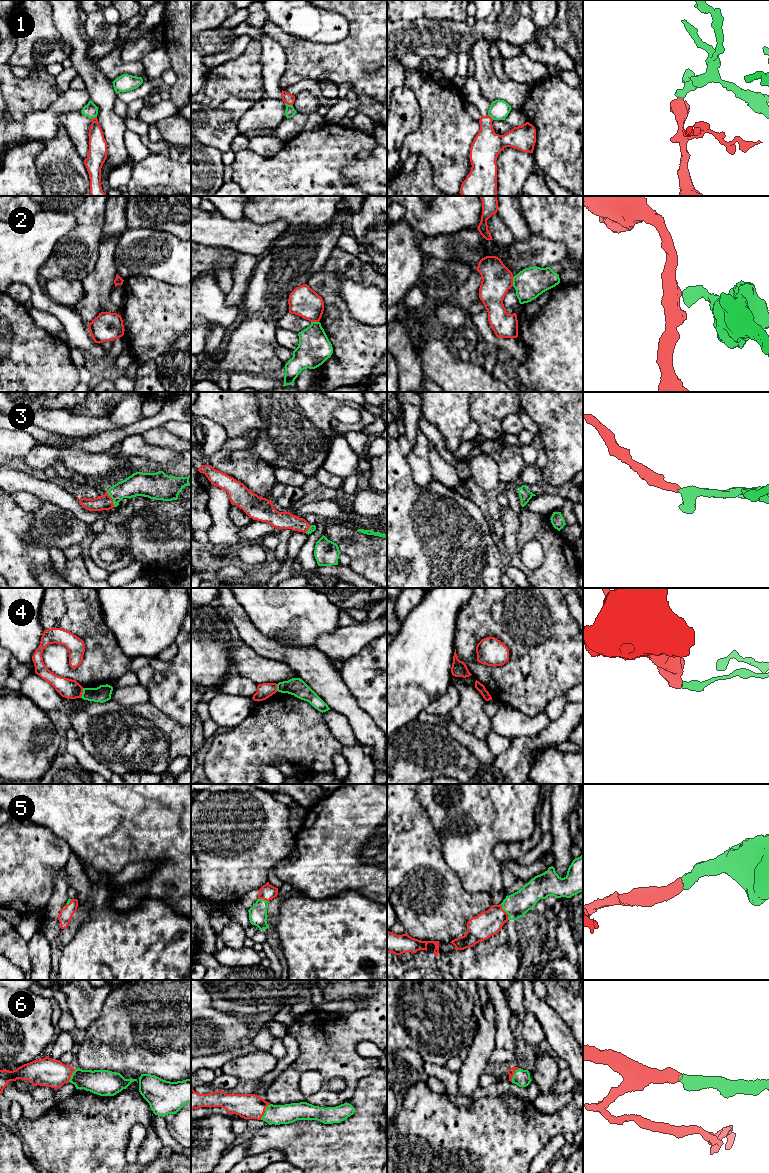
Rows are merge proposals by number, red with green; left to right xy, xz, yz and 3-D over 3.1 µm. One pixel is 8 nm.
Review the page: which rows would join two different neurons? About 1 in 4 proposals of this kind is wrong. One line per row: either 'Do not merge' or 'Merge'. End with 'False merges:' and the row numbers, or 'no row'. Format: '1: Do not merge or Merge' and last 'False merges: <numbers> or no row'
1: Do not merge
2: Do not merge
3: Merge
4: Do not merge
5: Merge
6: Merge
False merges: 1, 2, 4

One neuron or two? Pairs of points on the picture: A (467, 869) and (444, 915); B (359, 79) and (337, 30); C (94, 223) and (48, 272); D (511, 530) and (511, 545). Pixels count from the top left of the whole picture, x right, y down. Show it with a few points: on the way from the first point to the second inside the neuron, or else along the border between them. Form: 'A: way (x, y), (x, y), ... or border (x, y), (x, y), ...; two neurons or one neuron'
A: border (446, 864), (465, 890), (482, 892); two neurons
B: border (343, 16), (349, 33), (336, 42), (318, 43); two neurons
C: way (83, 235), (60, 260); one neuron
D: way (511, 534), (511, 541); one neuron

